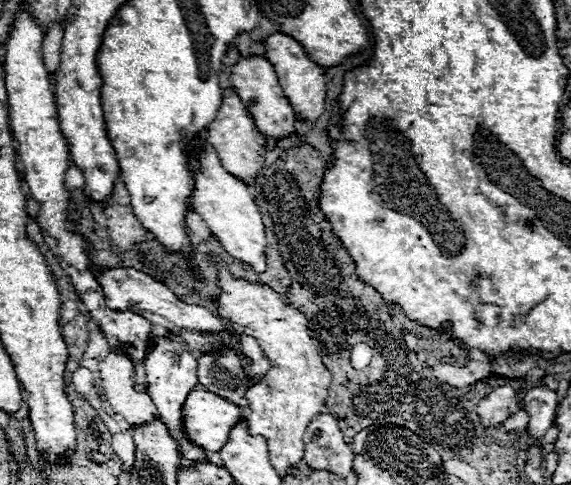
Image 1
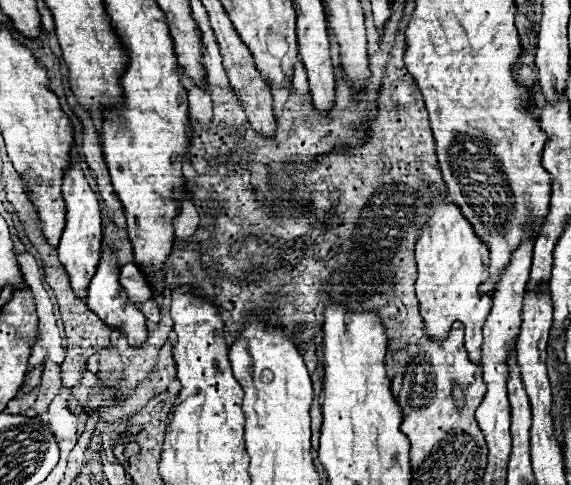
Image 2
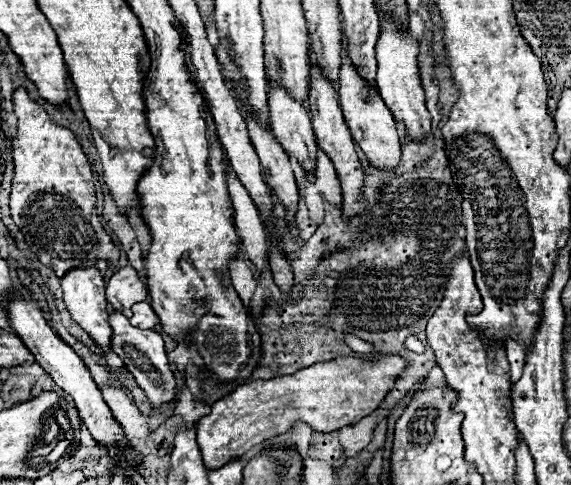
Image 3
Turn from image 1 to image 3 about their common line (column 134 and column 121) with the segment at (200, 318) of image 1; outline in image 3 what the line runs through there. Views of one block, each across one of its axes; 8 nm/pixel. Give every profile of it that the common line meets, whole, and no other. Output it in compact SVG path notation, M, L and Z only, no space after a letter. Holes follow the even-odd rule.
M126 266L122 270L118 270L106 286L106 300L110 302L110 306L118 312L124 312L124 316L132 316L132 304L144 302L148 296L144 282L136 276L136 272Z

